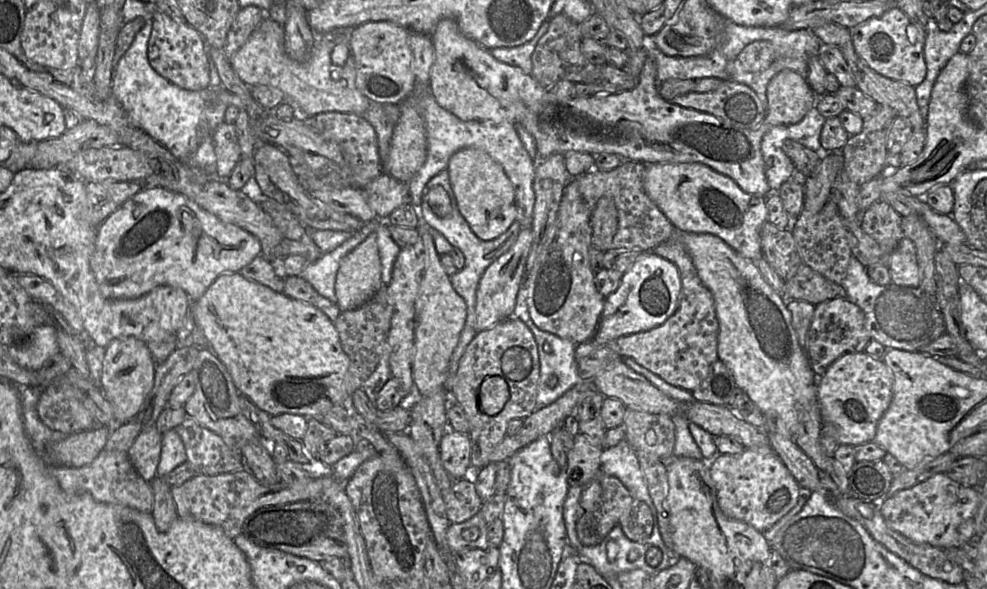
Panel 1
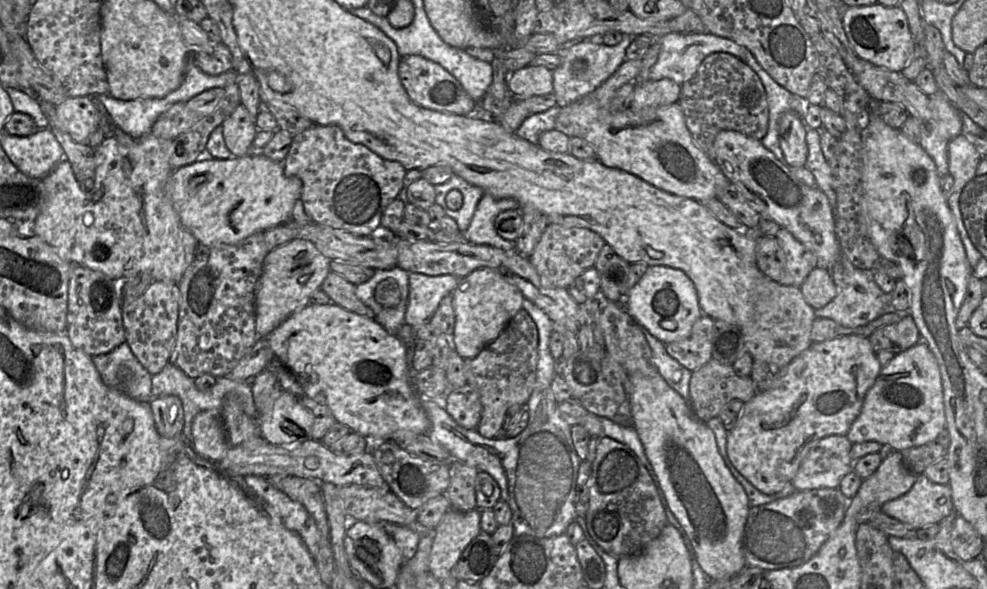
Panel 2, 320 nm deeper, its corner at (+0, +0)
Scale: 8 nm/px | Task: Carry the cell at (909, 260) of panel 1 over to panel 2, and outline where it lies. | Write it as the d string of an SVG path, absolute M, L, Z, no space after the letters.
M920 341L882 366L846 435L852 444L877 441L901 452L934 440L945 428L943 386L938 362L928 345Z

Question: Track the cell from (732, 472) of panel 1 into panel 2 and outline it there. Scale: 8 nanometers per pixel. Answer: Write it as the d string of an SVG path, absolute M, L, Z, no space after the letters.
M850 334L822 342L813 342L808 349L795 357L788 365L775 372L770 385L765 390L756 392L755 395L744 404L744 409L739 421L735 427L728 432L727 453L731 463L737 471L760 492L770 495L781 491L786 484L791 483L807 450L815 441L829 435L847 434L852 423L859 415L865 395L880 374L881 368L882 365L876 358L876 353L868 337Z

